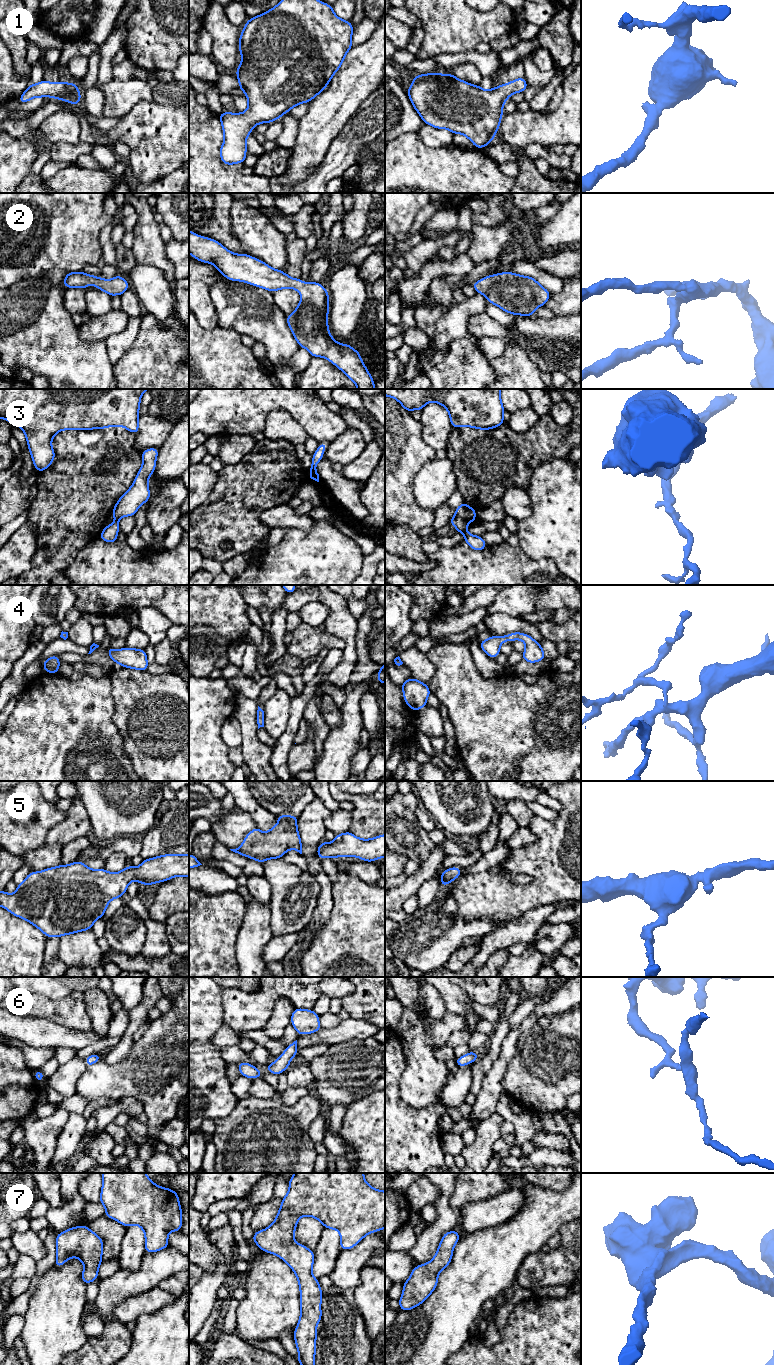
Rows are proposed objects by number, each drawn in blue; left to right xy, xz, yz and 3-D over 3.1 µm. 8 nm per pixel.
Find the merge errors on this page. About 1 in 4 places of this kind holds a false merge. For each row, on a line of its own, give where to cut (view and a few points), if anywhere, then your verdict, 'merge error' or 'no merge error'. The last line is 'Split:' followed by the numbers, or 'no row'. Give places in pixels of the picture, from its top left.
1: cut none; no merge error
2: cut none; no merge error
3: cut yz (455, 514), (464, 521); merge error
4: cut none; no merge error
5: cut none; no merge error
6: cut none; no merge error
7: cut none; no merge error
Split: 3

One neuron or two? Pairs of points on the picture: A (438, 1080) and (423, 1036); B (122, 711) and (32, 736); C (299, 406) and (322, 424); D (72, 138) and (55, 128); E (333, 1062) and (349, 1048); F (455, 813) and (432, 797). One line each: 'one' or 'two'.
A: one
B: two
C: one
D: one
E: one
F: one

